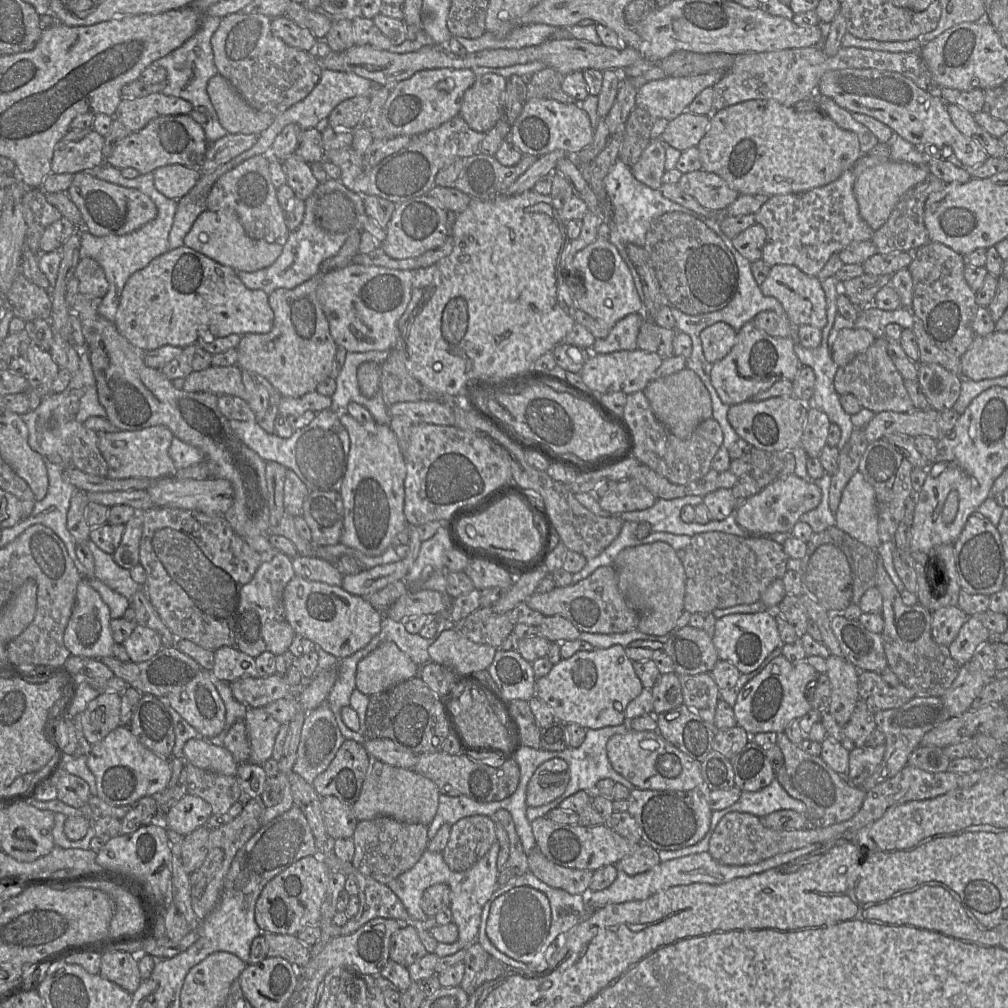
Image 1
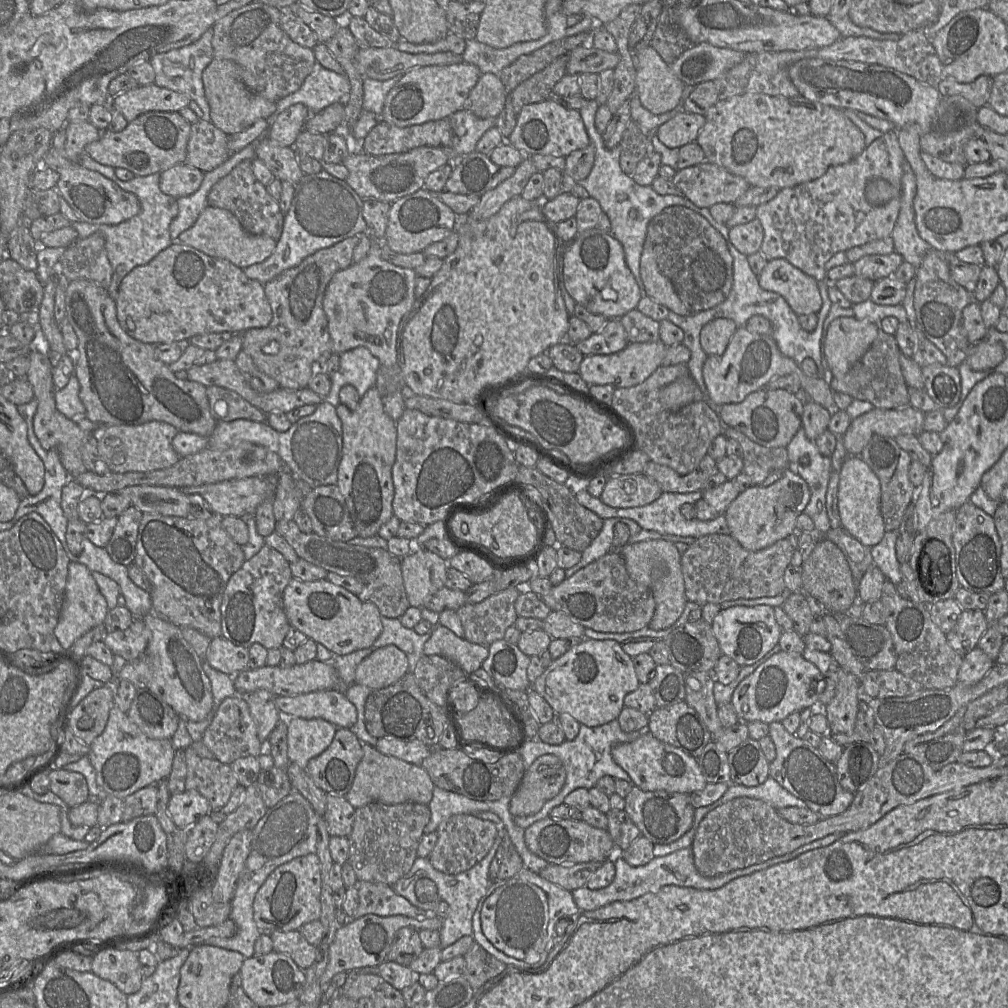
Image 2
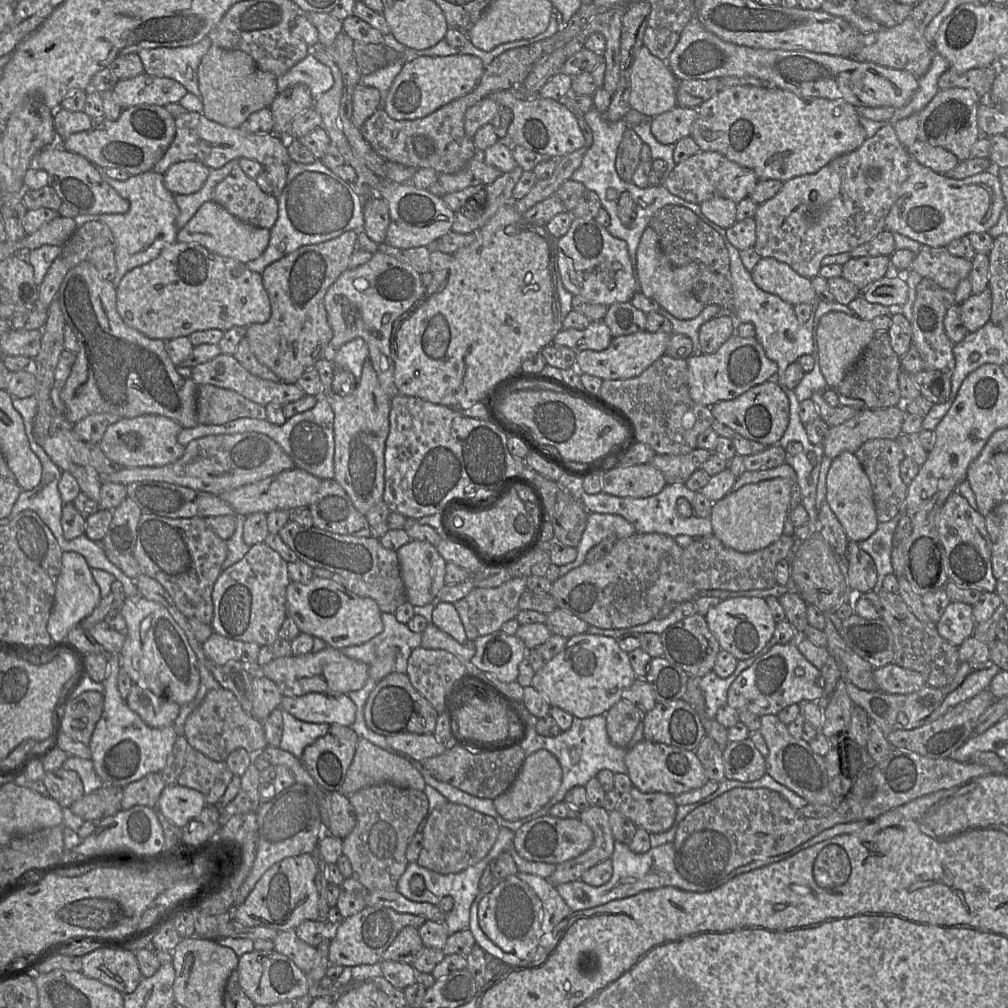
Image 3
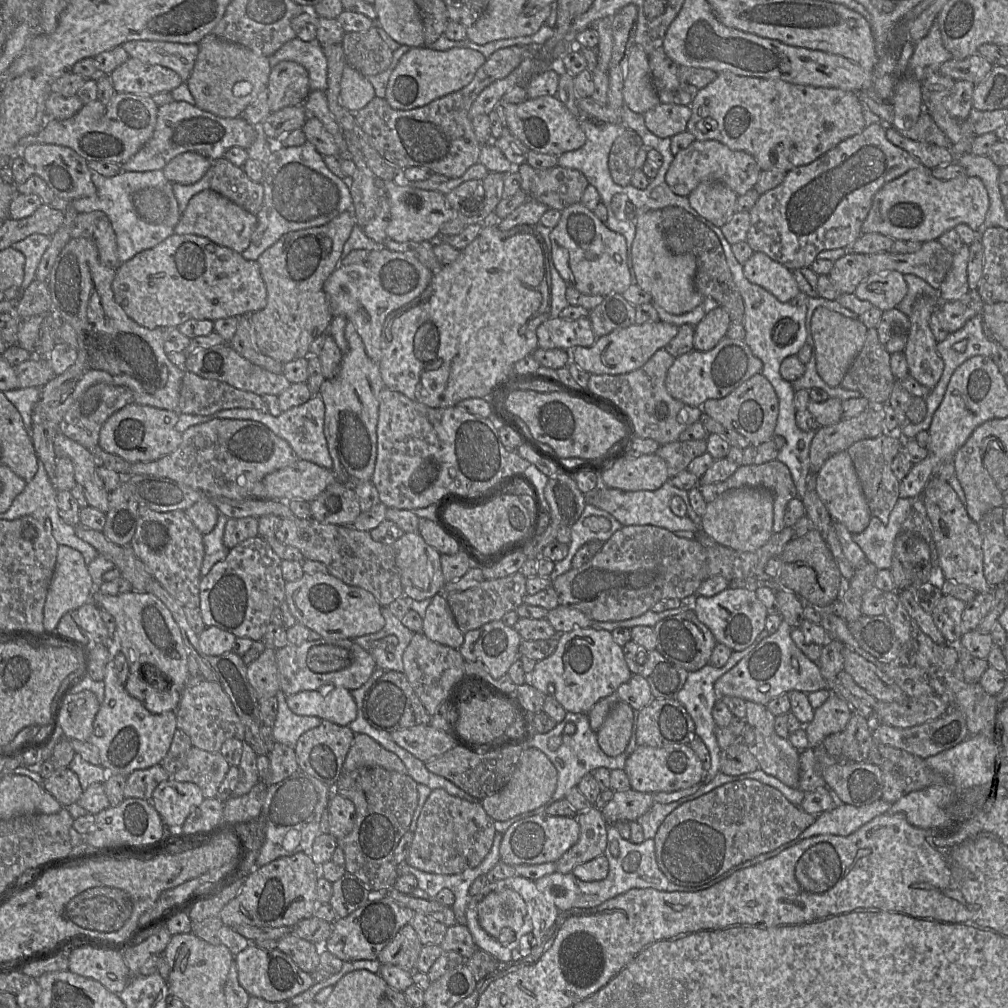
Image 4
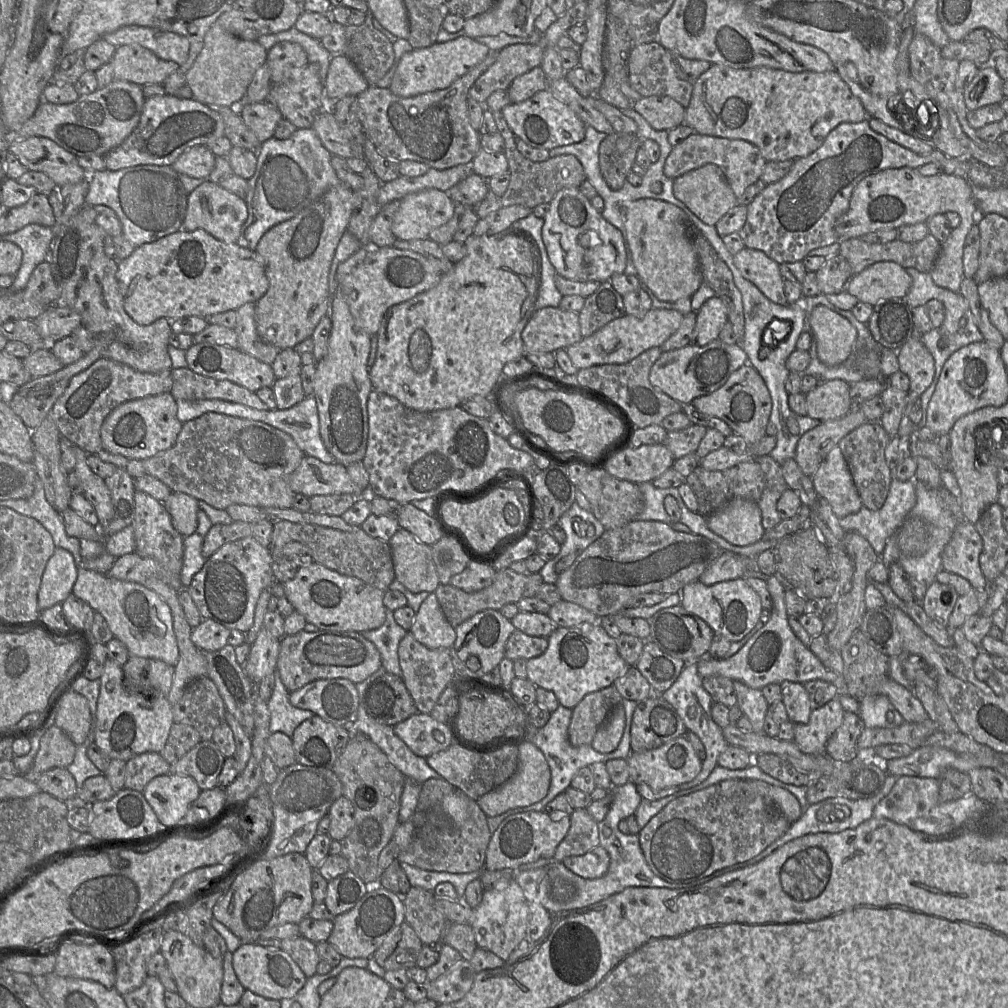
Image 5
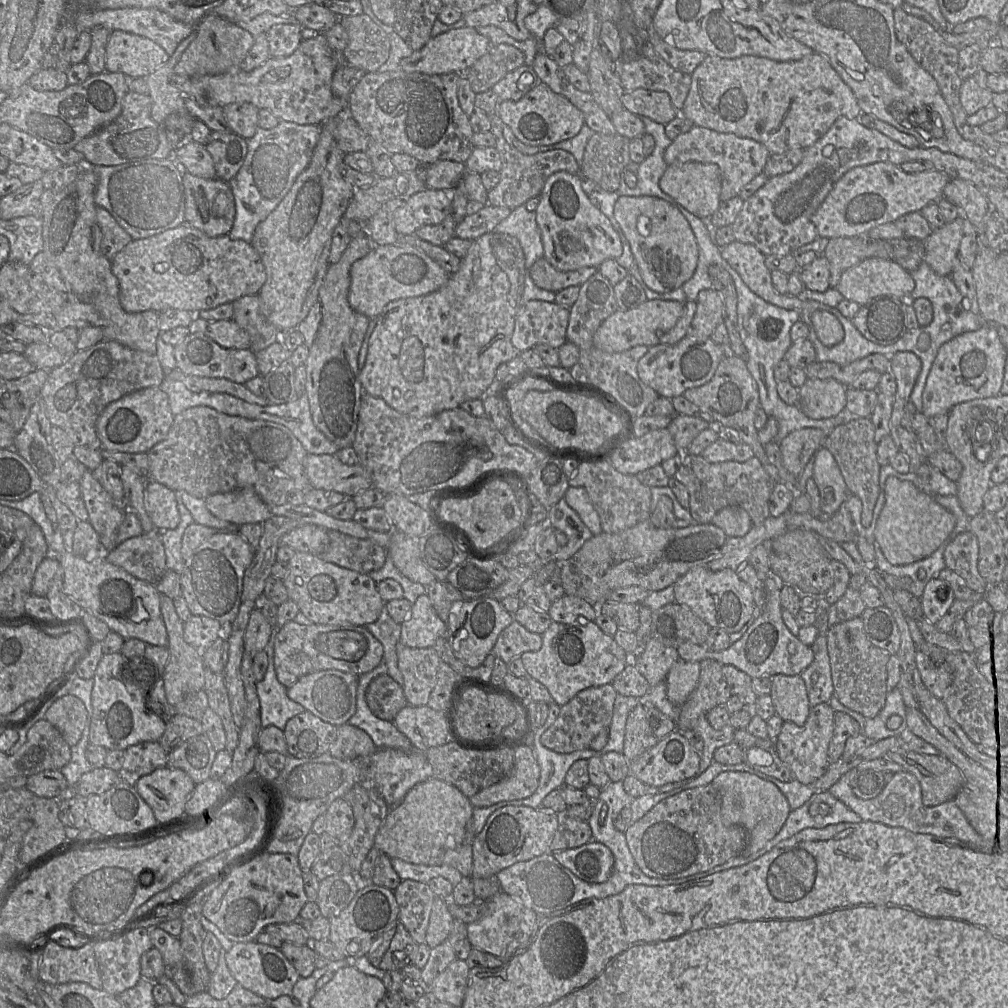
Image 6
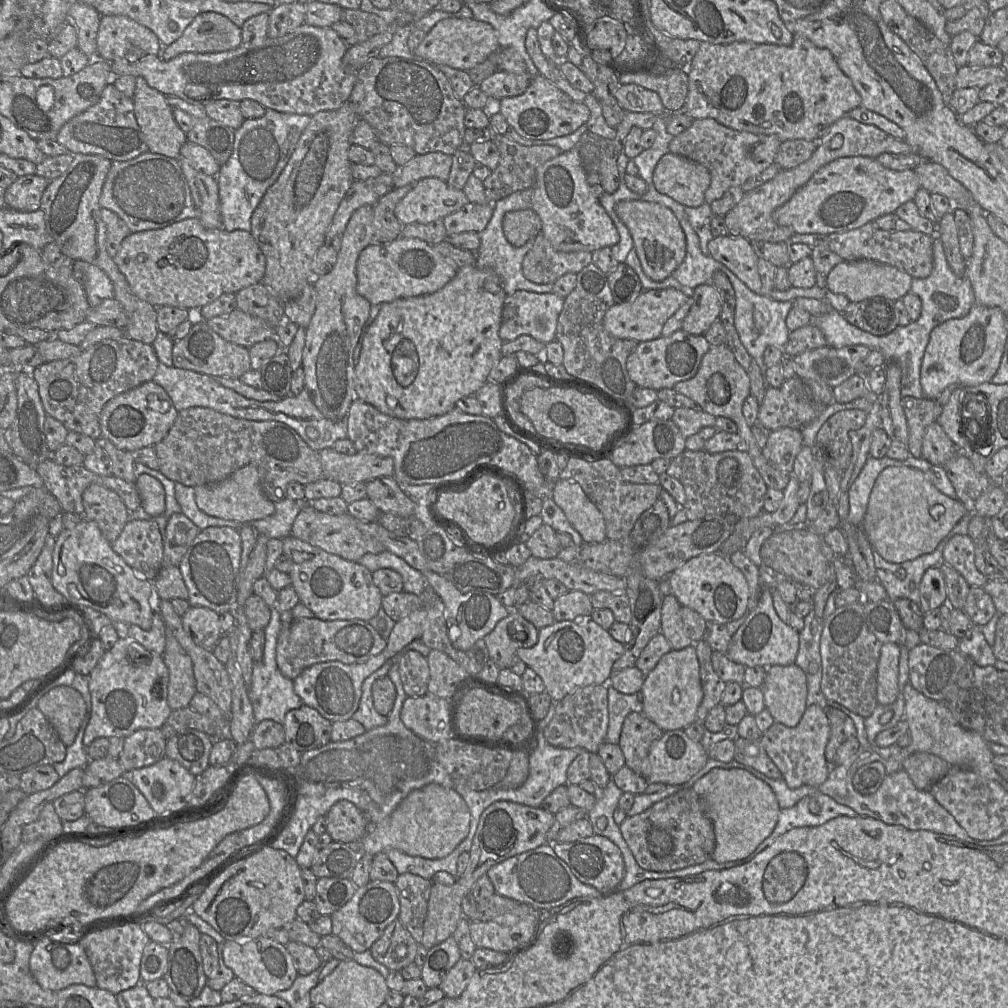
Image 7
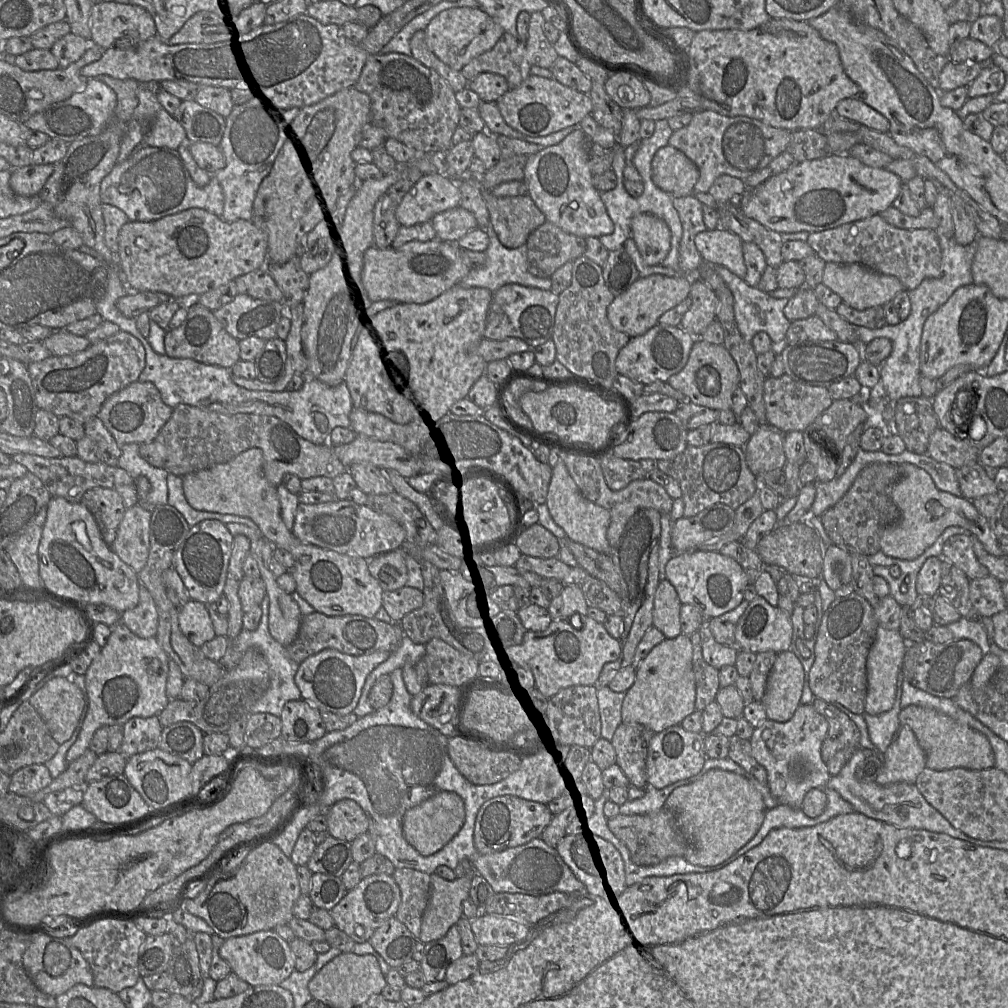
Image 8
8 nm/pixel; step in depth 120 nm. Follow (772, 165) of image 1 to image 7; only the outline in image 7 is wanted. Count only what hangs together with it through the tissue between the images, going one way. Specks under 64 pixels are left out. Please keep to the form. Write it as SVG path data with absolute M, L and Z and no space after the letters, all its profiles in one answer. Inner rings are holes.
M794 35L789 46L751 41L729 44L701 42L687 67L687 74L689 89L683 112L694 119L715 119L738 131L776 135L782 141L820 139L836 121L860 106L862 101L851 79L840 69L832 53L800 35Z

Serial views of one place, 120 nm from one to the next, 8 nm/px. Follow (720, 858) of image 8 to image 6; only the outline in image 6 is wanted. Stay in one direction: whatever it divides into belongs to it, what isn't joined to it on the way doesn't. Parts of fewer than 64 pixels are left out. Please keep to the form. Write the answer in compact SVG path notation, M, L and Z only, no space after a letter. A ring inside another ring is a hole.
M721 772L710 783L721 794L721 814L726 825L740 825L748 835L746 848L739 856L750 856L762 849L782 829L789 813L789 802L780 789L747 772Z

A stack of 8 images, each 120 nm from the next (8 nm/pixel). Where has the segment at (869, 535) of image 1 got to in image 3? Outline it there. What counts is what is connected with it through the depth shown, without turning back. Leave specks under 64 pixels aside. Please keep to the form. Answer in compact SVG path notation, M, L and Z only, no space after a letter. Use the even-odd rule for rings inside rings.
M843 452L832 459L826 477L826 501L843 526L850 541L868 539L878 526L870 480L855 454Z

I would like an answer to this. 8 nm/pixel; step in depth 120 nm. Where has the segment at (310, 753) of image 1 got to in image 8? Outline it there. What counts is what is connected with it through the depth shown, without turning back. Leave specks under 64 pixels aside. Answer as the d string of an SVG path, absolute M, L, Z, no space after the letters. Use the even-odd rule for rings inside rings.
M267 595L261 603L261 620L259 626L254 631L242 629L234 639L228 638L228 647L223 658L217 662L224 669L232 669L238 665L244 653L249 648L255 648L265 658L269 666L269 687L264 694L250 707L249 713L269 713L277 717L281 716L284 705L289 701L302 699L301 692L295 683L295 674L299 664L288 657L286 647L277 642L269 632L268 613L269 613L269 598Z

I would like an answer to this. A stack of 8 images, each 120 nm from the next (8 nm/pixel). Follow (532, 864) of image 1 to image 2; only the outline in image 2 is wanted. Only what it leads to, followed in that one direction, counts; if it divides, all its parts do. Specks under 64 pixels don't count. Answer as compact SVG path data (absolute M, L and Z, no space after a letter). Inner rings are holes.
M585 862L577 864L549 864L538 874L570 892L586 886L590 876L603 862Z

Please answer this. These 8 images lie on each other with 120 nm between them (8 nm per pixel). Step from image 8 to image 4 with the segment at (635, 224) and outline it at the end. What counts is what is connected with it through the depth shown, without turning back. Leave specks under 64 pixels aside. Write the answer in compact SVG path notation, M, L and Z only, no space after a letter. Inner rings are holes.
M651 210L638 217L632 243L632 264L638 286L668 313L681 315L702 303L704 297L694 285L696 258L690 253L675 254L667 247L662 233L662 210Z

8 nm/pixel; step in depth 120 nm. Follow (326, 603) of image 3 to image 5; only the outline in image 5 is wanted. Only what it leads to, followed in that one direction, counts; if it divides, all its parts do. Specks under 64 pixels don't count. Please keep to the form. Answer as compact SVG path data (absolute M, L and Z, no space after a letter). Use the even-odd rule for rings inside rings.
M317 562L298 568L295 577L283 584L294 610L319 629L362 632L377 629L385 622L384 592L359 578L340 574Z

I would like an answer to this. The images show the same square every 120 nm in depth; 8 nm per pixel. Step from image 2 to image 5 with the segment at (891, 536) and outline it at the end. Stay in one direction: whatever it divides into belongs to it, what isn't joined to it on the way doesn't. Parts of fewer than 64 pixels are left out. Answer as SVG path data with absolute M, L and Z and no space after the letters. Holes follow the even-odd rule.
M893 478L887 499L879 511L867 507L840 519L846 532L856 532L864 537L881 557L887 540L894 535L909 517L916 504L916 478L900 481Z

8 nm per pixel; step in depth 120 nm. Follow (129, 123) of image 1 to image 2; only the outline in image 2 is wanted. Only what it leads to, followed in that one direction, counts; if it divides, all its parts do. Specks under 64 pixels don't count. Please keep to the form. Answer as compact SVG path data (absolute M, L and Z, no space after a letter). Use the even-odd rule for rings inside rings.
M155 83L139 85L137 88L120 93L111 98L108 106L118 109L127 122L151 112L179 112L188 107L191 99L188 95L159 87Z

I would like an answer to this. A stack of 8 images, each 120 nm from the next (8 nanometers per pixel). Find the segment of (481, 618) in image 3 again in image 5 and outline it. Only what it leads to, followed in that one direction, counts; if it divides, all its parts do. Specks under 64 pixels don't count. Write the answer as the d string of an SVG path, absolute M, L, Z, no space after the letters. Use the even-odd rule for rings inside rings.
M510 568L496 569L493 582L479 591L465 592L450 584L444 585L440 583L434 593L437 596L447 620L455 628L480 611L486 609L500 610L506 604L517 603L523 597L523 590L527 583L527 577L527 575L516 573Z

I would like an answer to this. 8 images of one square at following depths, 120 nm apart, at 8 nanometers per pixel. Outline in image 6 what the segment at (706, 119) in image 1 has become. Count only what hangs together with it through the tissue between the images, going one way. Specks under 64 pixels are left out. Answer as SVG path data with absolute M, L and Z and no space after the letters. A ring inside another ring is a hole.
M643 88L625 91L622 103L627 111L637 116L646 116L663 125L669 123L679 114L679 111L673 106L669 94L665 91L652 91Z

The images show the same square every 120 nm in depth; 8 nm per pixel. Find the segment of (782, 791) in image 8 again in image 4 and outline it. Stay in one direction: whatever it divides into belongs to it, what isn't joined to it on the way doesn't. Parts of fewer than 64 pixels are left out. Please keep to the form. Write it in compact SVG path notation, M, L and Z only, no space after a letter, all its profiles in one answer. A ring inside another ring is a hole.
M832 694L821 707L814 711L813 720L804 726L809 748L823 746L827 736L843 731L850 720L852 711L846 700Z

